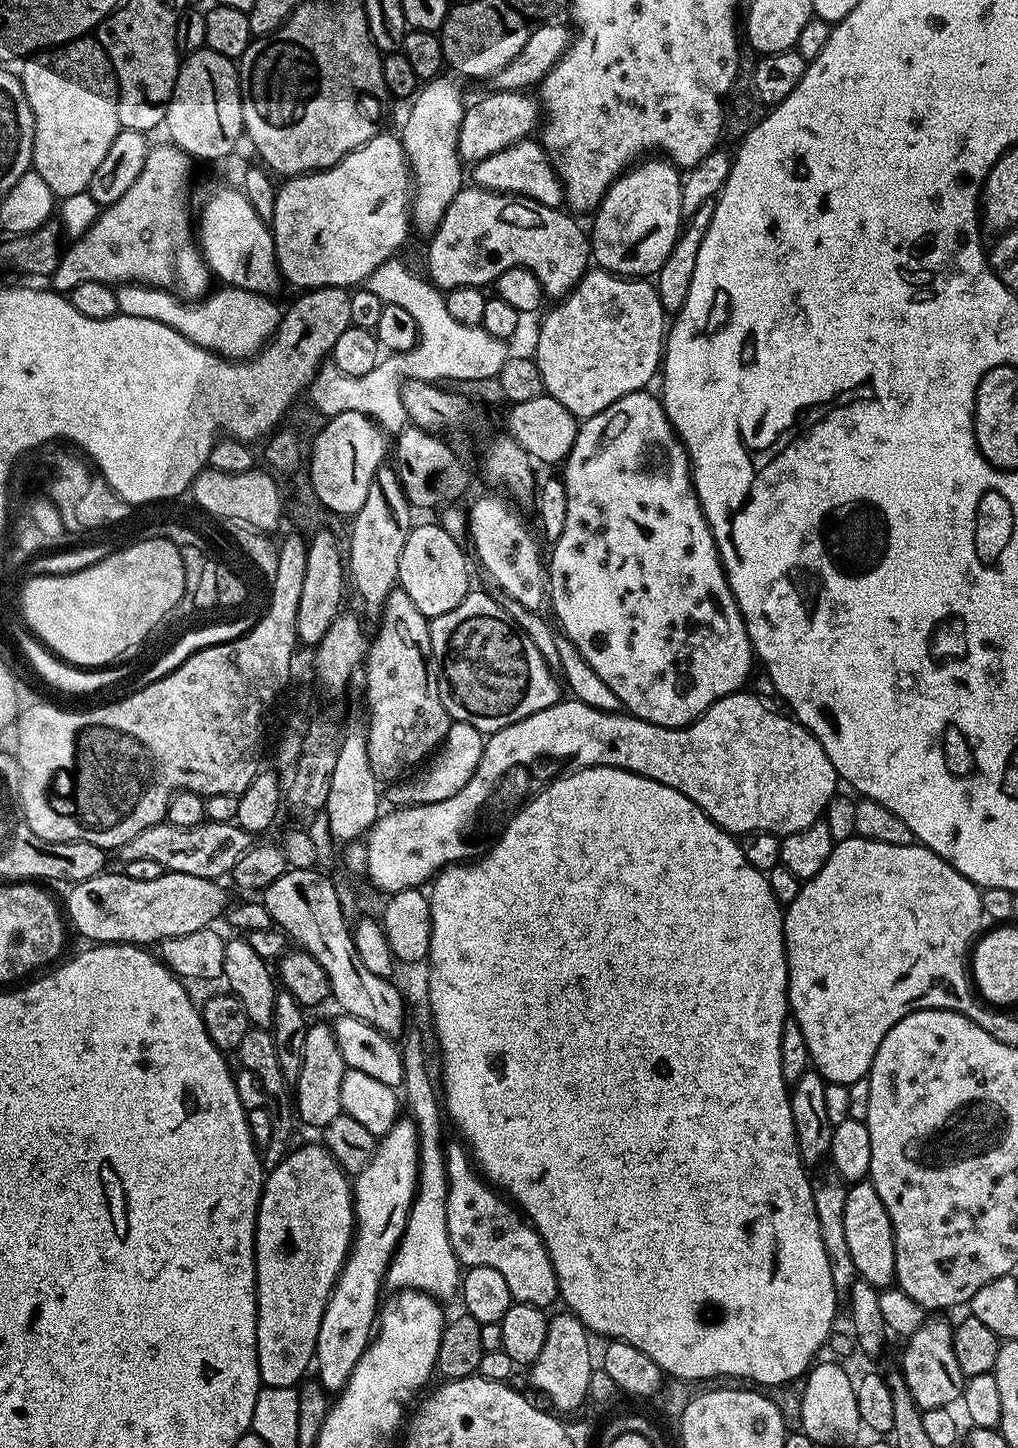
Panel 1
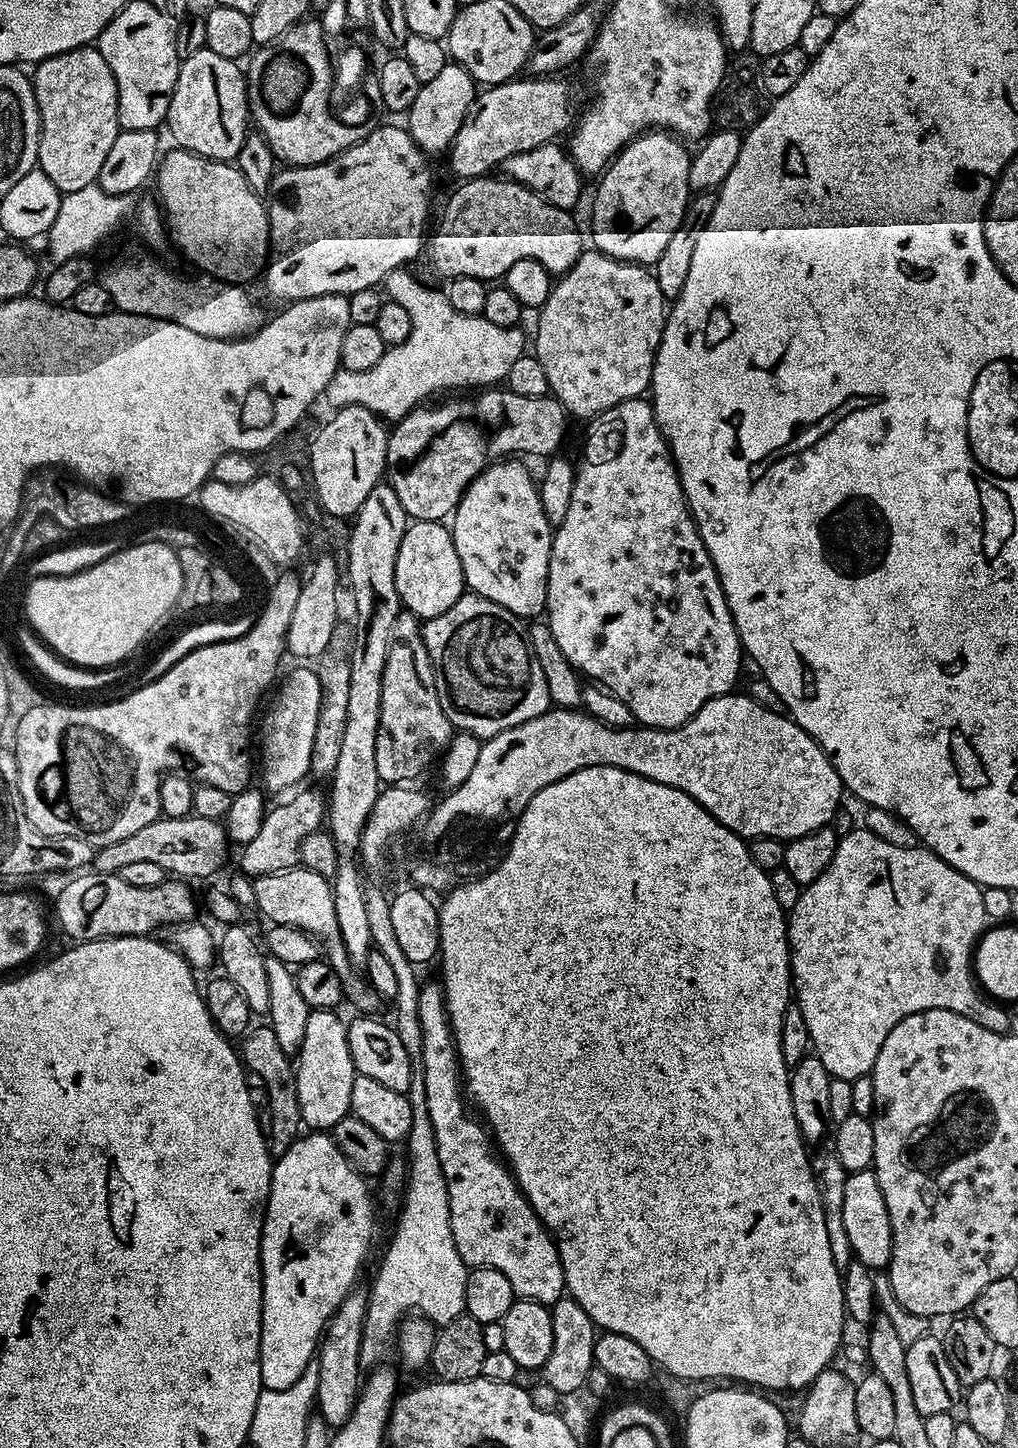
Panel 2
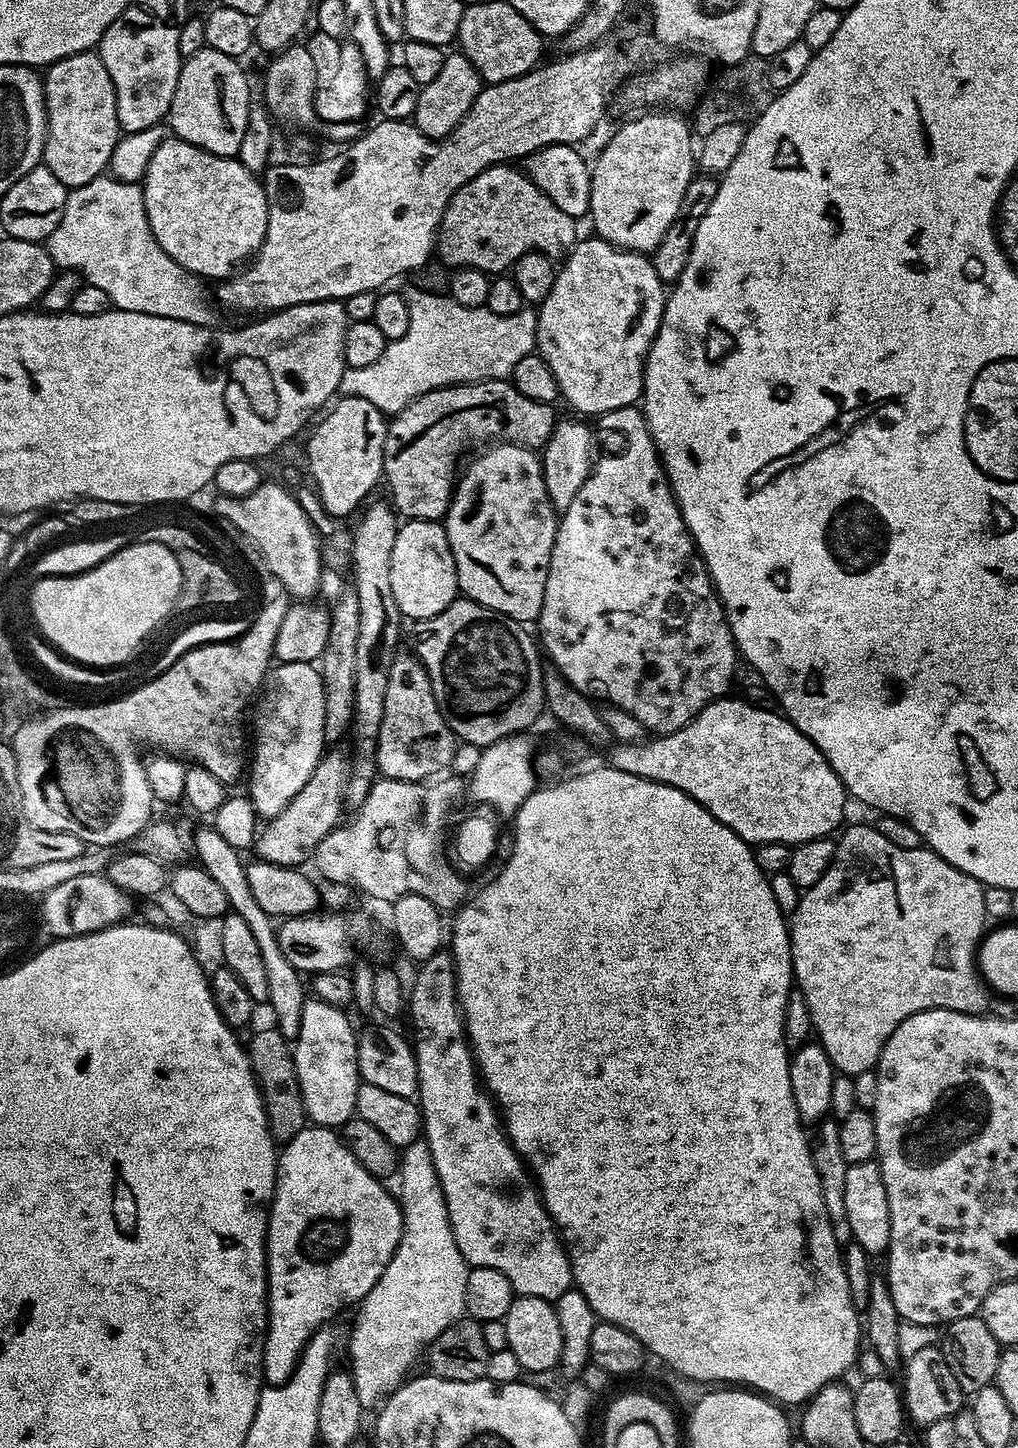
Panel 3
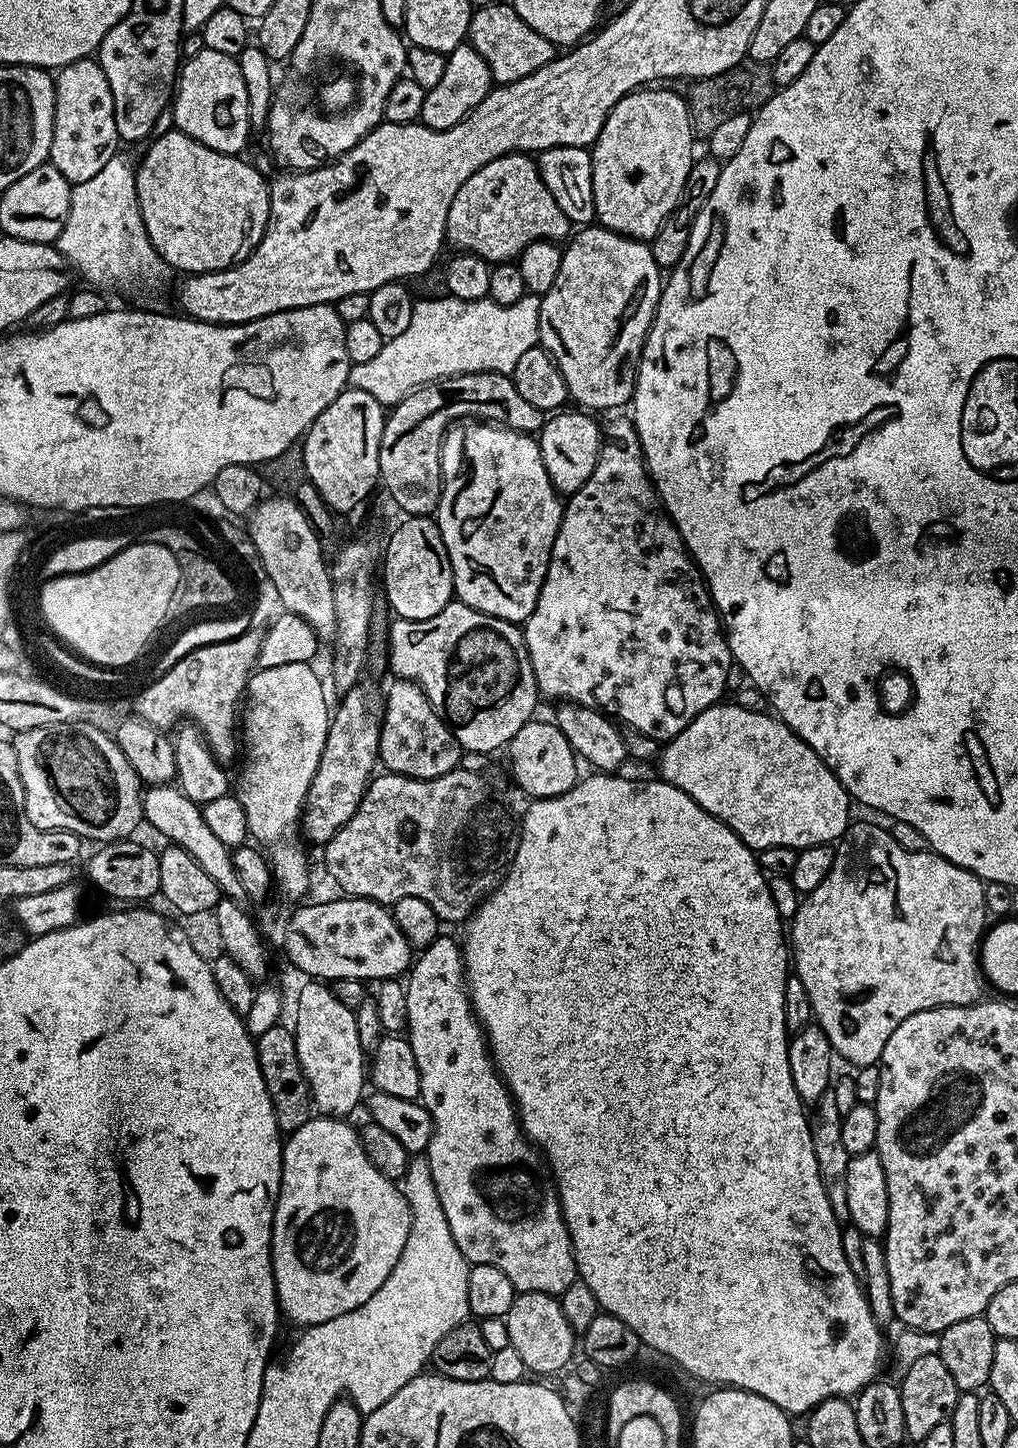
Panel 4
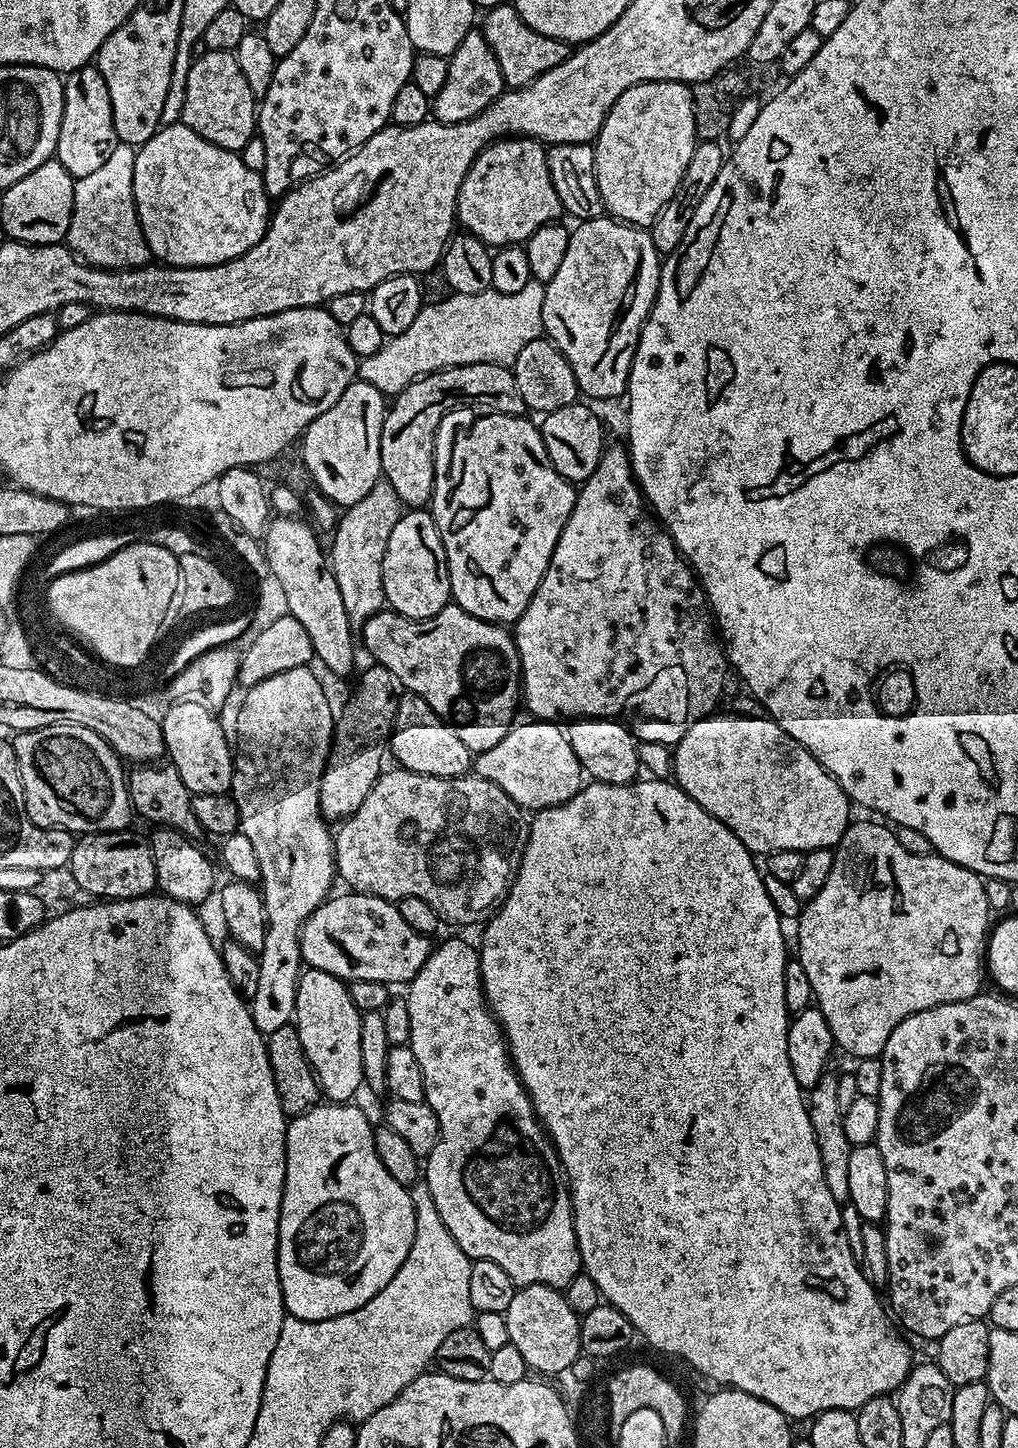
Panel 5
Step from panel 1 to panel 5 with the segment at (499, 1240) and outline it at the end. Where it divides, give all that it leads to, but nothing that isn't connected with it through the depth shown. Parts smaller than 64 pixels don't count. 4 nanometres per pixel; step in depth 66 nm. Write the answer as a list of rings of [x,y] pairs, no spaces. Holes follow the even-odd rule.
[[[444,940],[441,944],[437,943],[426,958],[422,970],[418,970],[416,977],[408,981],[406,991],[408,991],[406,999],[410,1010],[408,1044],[414,1050],[414,1058],[418,1058],[418,1066],[422,1066],[424,1103],[430,1106],[430,1110],[434,1110],[440,1123],[440,1137],[434,1150],[426,1158],[422,1176],[428,1185],[430,1194],[434,1194],[434,1206],[438,1206],[438,1214],[442,1214],[442,1222],[446,1222],[446,1230],[450,1230],[454,1242],[458,1242],[458,1246],[462,1246],[462,1250],[467,1254],[469,1260],[473,1262],[485,1260],[494,1262],[494,1266],[502,1266],[502,1270],[506,1270],[506,1274],[517,1286],[545,1284],[551,1288],[567,1289],[569,1282],[582,1271],[580,1251],[574,1230],[572,1193],[568,1191],[568,1178],[564,1175],[564,1165],[560,1163],[560,1155],[556,1153],[552,1139],[545,1132],[540,1119],[536,1117],[532,1099],[528,1097],[528,1091],[520,1081],[520,1075],[512,1066],[512,1057],[508,1055],[504,1031],[500,1029],[500,1023],[492,1015],[492,1010],[484,998],[484,987],[480,977],[479,951],[473,945],[471,948],[464,940]]]

